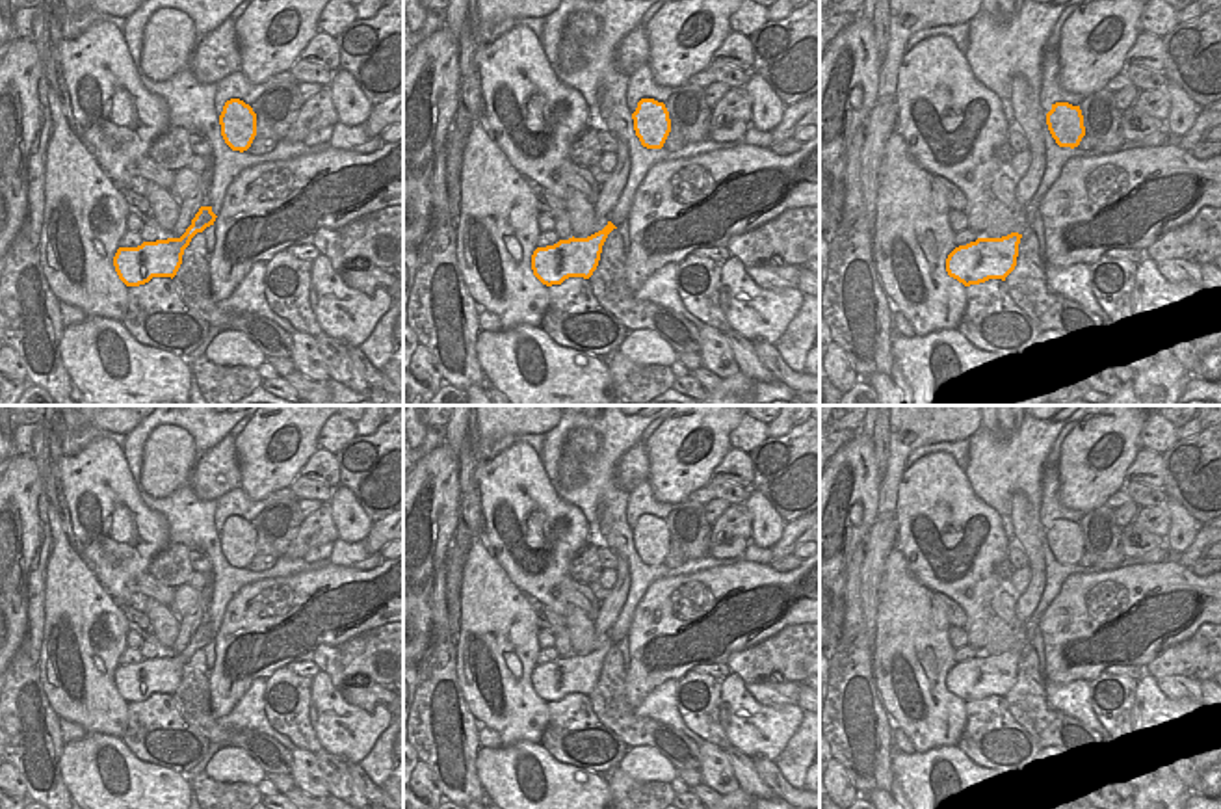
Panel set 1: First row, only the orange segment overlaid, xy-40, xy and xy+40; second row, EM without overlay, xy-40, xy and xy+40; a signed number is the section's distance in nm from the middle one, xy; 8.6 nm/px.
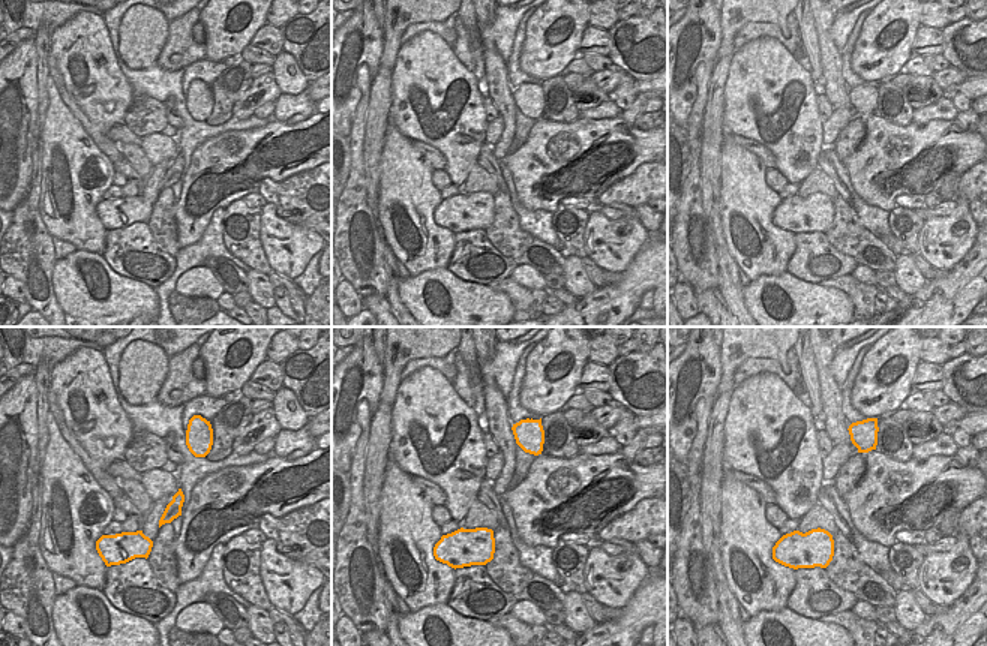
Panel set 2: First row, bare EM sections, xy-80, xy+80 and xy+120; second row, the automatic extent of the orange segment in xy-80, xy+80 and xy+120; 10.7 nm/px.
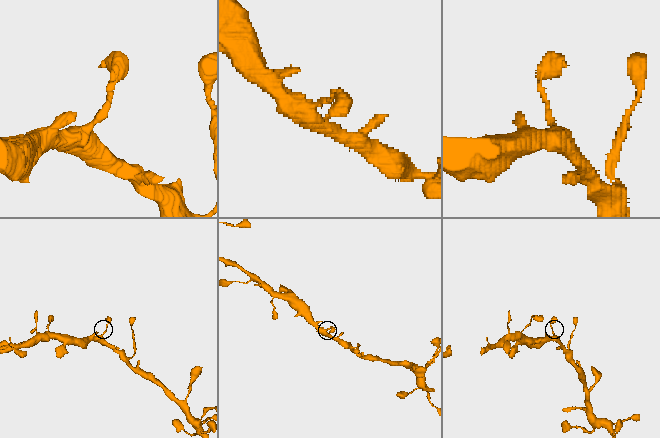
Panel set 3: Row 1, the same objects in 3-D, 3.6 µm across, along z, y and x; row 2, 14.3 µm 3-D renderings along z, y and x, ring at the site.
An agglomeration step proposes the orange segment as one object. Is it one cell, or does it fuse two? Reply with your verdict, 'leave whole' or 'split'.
leave whole

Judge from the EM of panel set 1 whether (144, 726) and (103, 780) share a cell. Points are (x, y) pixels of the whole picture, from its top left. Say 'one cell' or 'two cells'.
two cells

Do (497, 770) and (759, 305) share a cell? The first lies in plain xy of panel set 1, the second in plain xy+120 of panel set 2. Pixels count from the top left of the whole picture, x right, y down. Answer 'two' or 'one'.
one

